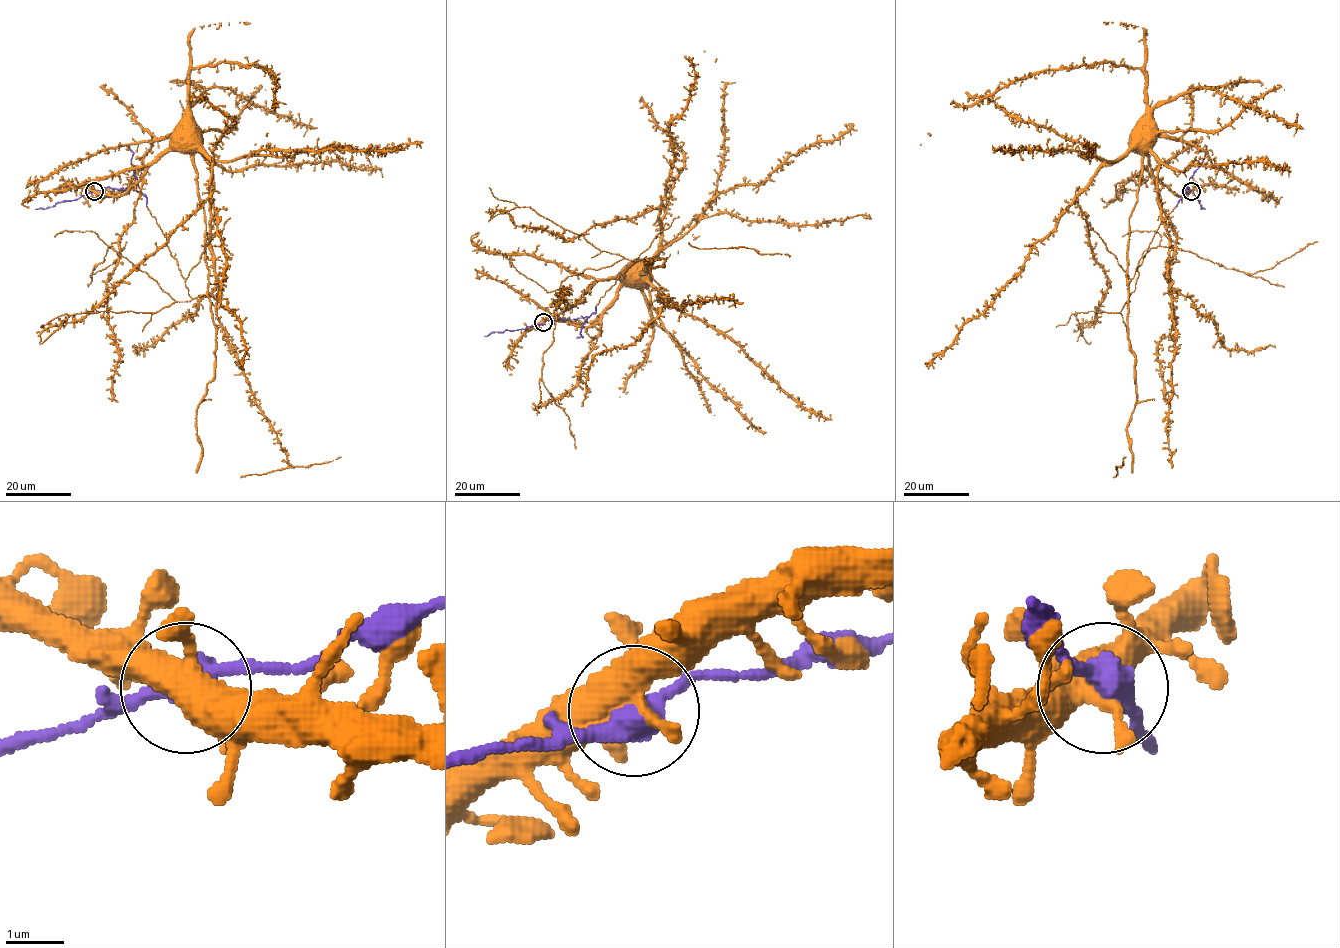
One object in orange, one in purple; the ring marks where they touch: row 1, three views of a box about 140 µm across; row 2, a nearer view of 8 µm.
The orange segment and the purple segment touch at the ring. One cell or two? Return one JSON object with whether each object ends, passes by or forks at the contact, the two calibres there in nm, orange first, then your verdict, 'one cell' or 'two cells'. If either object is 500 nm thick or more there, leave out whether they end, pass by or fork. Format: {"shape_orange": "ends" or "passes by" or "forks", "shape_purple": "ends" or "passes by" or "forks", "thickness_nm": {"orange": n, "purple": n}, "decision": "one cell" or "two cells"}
{"shape_orange": "forks", "shape_purple": "passes by", "thickness_nm": {"orange": 440, "purple": 440}, "decision": "one cell"}

